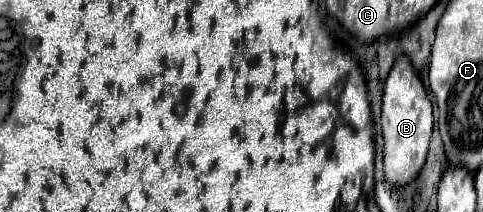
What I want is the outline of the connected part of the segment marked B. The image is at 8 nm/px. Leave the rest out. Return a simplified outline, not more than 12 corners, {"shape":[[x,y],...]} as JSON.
{"shape":[[398,57],[382,105],[384,177],[412,183],[426,163],[432,103]]}

